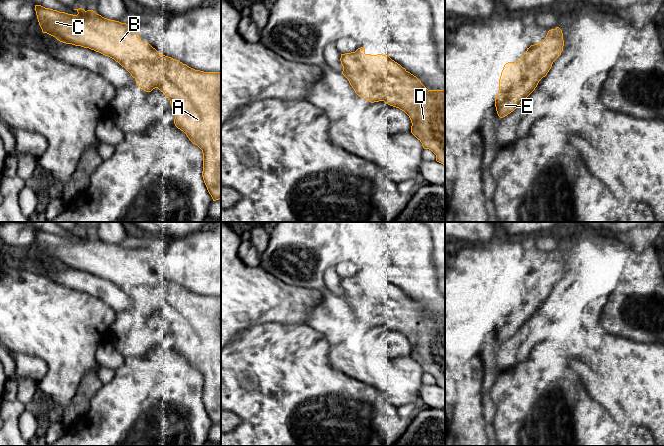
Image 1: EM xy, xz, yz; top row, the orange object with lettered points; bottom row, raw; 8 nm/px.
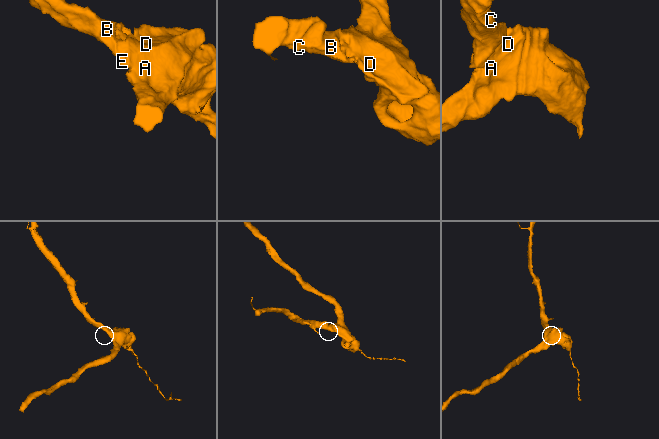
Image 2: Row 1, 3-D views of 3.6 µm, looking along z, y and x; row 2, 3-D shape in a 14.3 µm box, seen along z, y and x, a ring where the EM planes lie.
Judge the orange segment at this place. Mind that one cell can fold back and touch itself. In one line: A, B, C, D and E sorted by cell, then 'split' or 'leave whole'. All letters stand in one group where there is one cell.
A B C D E | leave whole

